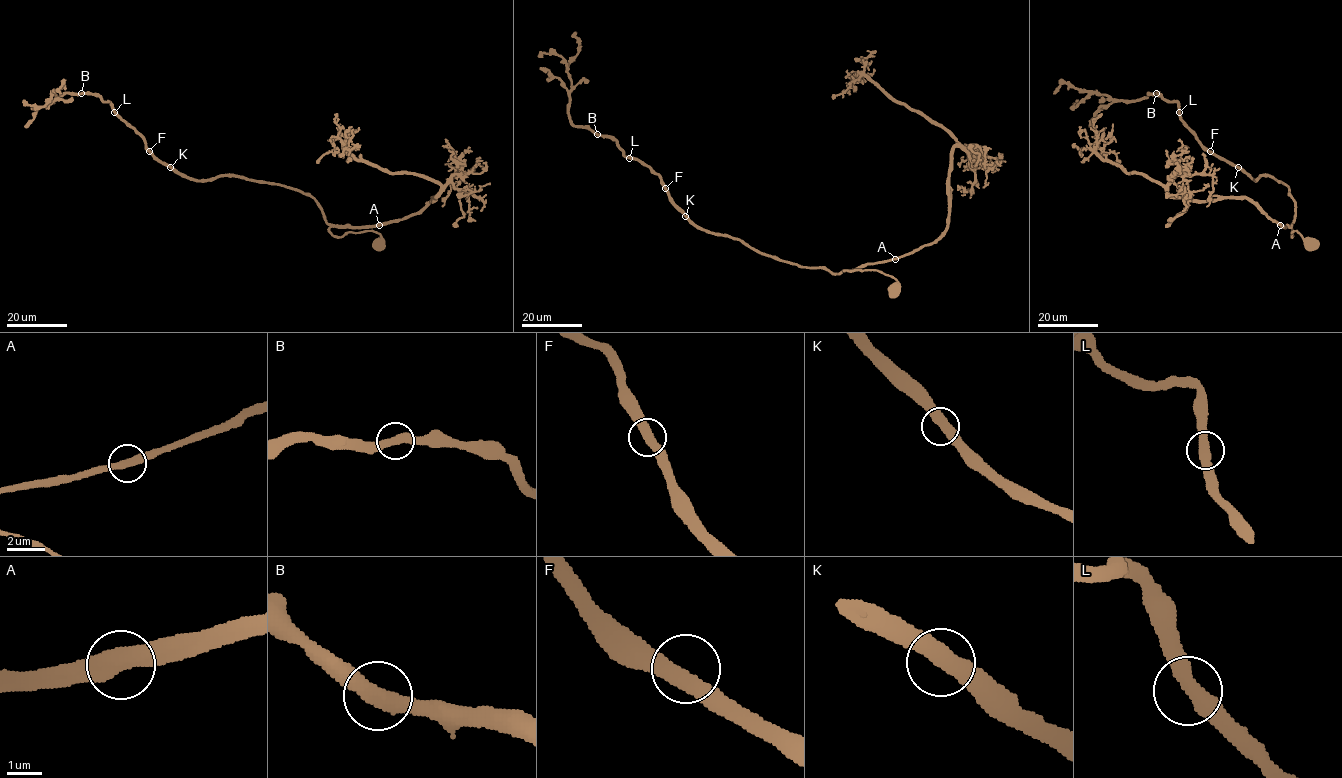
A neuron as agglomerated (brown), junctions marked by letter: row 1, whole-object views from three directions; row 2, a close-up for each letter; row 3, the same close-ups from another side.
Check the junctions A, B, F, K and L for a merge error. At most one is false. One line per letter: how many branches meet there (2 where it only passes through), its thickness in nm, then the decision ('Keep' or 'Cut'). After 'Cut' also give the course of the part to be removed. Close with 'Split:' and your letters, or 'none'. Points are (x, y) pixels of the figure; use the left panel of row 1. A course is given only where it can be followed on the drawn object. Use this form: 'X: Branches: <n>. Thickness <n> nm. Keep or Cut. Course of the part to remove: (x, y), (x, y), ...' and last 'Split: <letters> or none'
A: Branches: 2. Thickness 460 nm. Keep
B: Branches: 2. Thickness 440 nm. Keep
F: Branches: 2. Thickness 460 nm. Keep
K: Branches: 2. Thickness 480 nm. Keep
L: Branches: 2. Thickness 460 nm. Keep
Split: none

